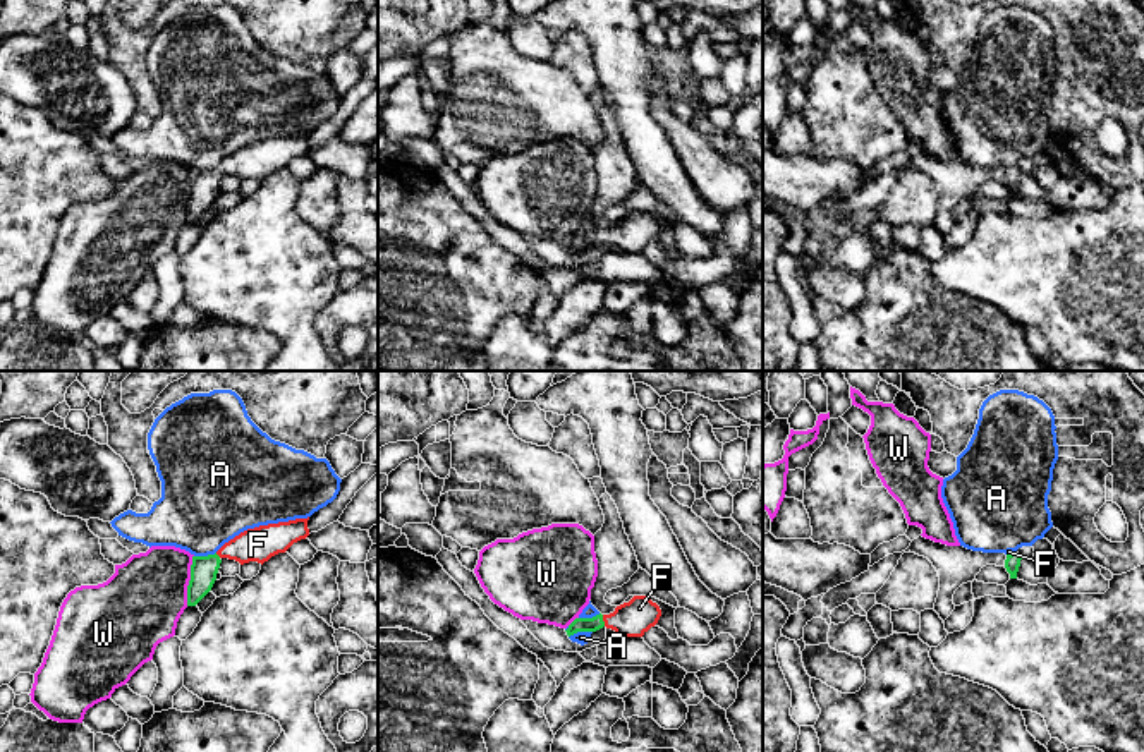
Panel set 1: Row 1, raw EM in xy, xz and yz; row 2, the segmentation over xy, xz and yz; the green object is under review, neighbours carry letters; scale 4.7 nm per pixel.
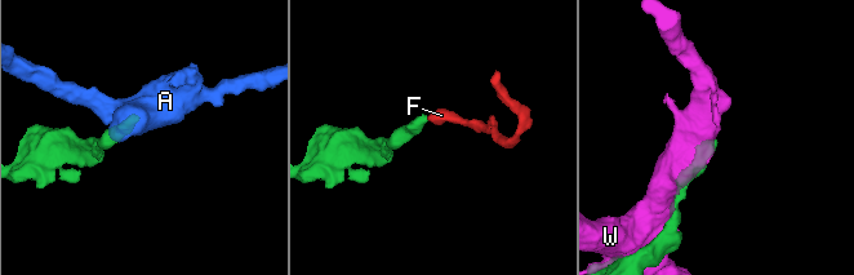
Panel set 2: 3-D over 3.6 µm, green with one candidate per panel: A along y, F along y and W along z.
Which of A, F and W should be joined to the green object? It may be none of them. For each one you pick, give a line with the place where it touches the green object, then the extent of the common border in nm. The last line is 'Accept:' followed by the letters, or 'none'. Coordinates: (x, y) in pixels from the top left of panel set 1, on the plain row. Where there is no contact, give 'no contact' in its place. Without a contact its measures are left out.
F: meets green in xz at (602, 236); contact 60 nm long
Accept: F

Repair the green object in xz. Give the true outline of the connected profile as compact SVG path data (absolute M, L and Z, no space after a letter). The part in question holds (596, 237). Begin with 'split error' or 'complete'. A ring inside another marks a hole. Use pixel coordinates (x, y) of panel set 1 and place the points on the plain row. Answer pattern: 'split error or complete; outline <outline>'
split error; outline M634 211L629 218L615 223L610 230L596 230L593 233L575 233L567 251L577 247L596 247L603 242L612 244L620 252L642 252L658 239L661 225L648 211Z

